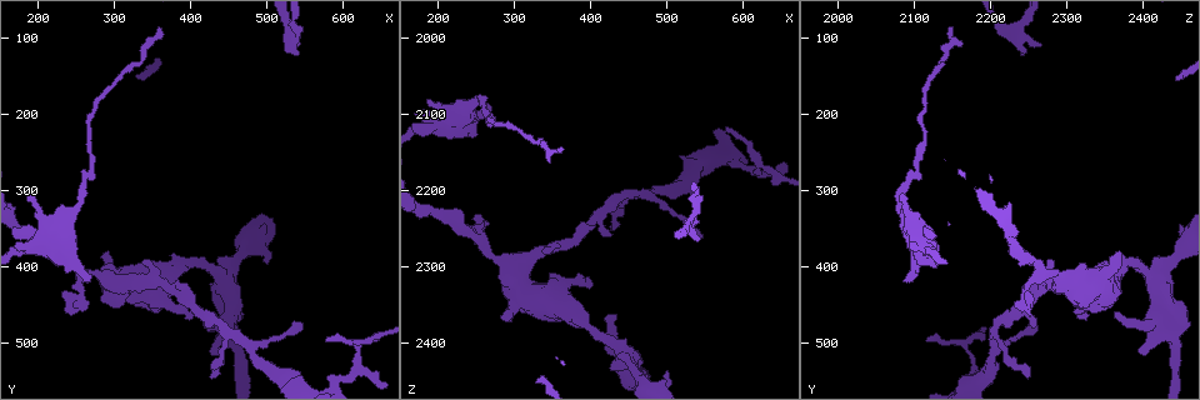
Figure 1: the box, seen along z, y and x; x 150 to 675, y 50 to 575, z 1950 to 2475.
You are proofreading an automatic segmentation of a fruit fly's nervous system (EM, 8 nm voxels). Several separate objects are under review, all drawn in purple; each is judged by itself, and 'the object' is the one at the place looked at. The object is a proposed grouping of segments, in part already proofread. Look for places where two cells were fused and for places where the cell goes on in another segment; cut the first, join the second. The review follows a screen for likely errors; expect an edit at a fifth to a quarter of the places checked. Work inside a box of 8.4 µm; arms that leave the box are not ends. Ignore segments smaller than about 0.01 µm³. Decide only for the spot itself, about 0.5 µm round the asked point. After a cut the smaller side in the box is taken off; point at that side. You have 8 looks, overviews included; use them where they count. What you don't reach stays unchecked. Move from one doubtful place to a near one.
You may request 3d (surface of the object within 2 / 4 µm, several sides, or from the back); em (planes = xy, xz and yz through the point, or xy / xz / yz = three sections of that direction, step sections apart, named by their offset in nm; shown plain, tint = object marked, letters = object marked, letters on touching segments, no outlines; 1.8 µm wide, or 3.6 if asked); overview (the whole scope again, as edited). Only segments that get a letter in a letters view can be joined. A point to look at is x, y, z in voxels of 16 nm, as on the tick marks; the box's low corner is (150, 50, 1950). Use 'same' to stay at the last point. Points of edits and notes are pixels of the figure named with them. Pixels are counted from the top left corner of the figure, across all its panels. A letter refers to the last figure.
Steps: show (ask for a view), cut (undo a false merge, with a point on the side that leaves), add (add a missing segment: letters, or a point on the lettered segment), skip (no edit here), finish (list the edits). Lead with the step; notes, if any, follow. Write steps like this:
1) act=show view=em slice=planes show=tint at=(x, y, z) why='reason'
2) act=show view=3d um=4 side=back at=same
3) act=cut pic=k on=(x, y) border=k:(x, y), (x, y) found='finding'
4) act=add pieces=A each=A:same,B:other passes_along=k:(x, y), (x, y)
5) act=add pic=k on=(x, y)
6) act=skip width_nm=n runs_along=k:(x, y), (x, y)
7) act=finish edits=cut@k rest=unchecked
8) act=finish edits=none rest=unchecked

act=show view=3d um=4 at=(265, 420, 2085) why='branch stops here'

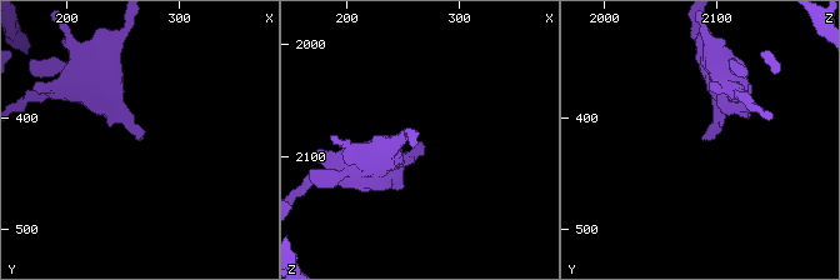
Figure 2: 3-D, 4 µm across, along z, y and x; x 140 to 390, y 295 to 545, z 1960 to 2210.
act=show view=em slice=xy step=4 show=tint at=(264, 420, 2086)

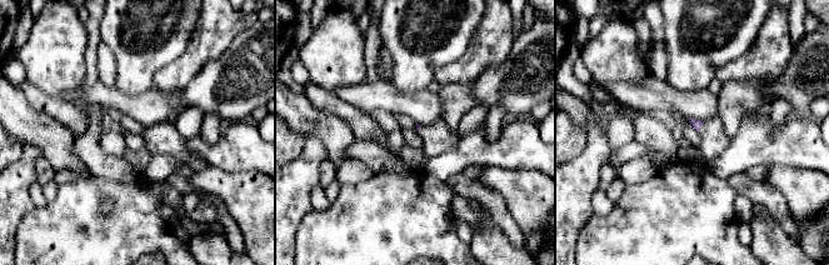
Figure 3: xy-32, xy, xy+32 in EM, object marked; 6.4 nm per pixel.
act=show view=em slice=planes show=letters at=same why='another direction'

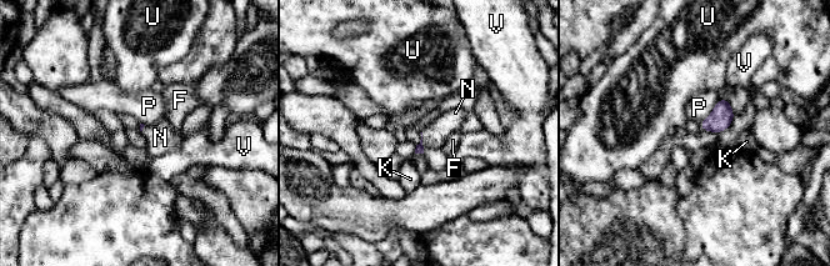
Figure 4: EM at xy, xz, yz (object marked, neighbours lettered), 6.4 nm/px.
act=add pieces=N each=F:other,K:other,N:same,P:other,U:other,V:other passes_along=4:(419, 149), (421, 139), (451, 119) found='it goes on there'

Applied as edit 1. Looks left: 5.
act=show view=overview

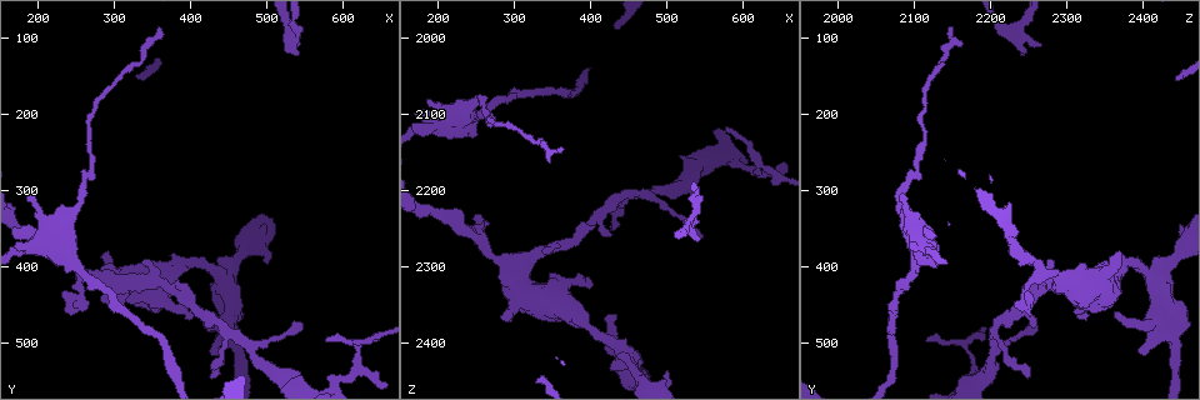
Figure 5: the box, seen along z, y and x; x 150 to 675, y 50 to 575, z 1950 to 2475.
act=show view=3d um=2 at=(445, 420, 2420) why='abrupt turn'

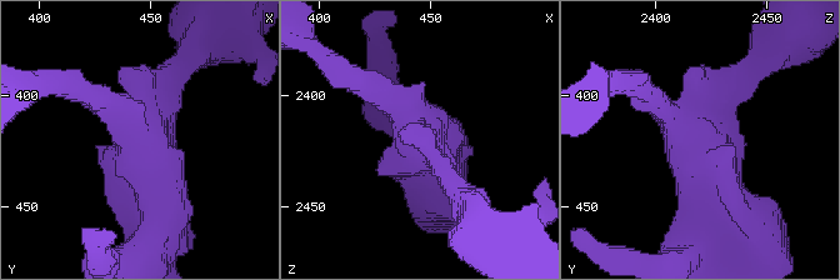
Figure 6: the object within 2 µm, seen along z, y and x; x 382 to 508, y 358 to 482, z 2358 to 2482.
act=show view=em slice=planes show=tint at=(446, 422, 2416) why='shape alone is not enough'

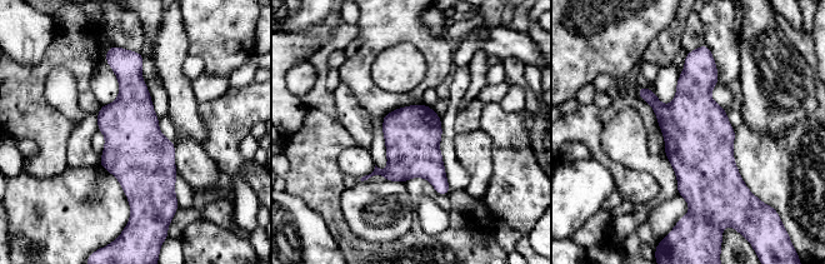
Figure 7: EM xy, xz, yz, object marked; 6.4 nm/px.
act=show view=em slice=planes show=letters at=same why='see the neighbours'

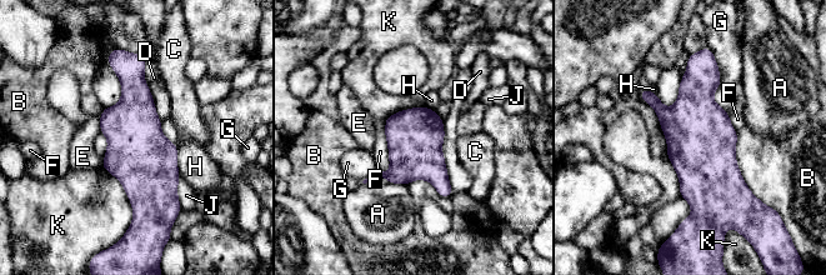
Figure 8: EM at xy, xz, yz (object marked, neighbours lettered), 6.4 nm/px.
act=skip each=A:other,B:other,C:other,D:other,E:other,F:other,G:other,H:other,J:other,K:other border=8:(385, 119), (388, 173) found='all the same cell'

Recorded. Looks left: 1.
act=show view=em um=3.6 slice=planes show=letters at=(185, 310, 2080) why='free end'

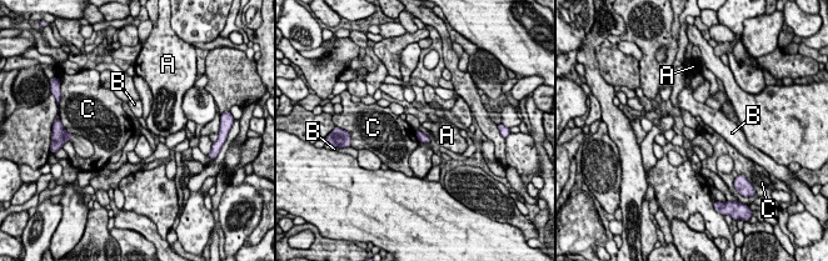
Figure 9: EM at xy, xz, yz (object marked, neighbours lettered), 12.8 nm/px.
act=skip each=A:other,B:other,C:other border=9:(415, 130), (415, 136), (419, 141) found='none of them fits'

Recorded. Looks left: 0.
act=finish edits=add@4 rest=unchecked

